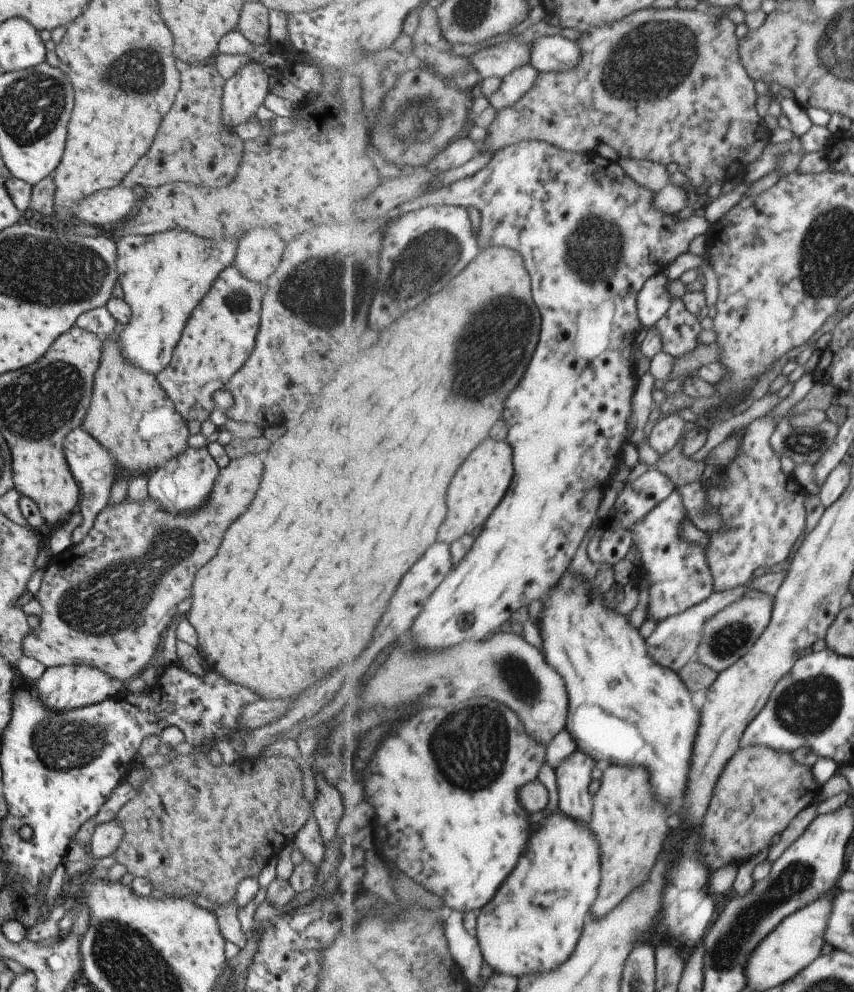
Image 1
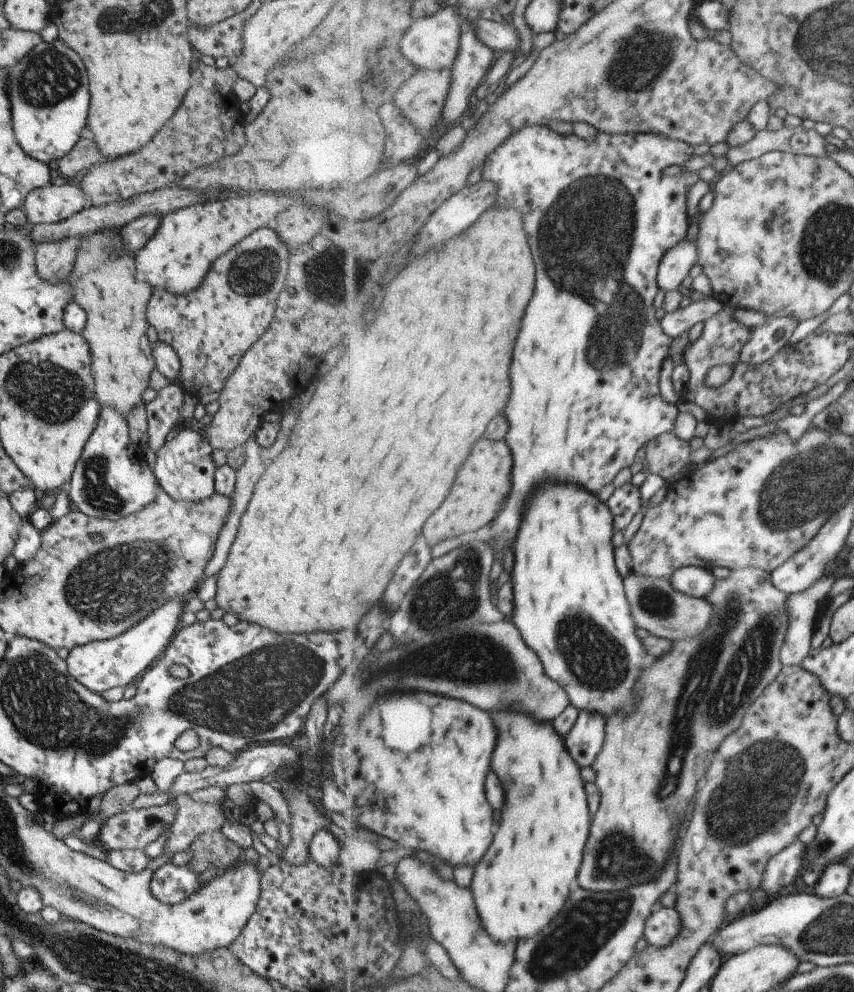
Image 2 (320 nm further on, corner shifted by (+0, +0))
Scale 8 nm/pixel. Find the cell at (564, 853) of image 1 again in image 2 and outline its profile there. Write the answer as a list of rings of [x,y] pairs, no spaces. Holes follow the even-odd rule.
[[[519,710],[493,712],[493,716],[497,716],[497,728],[501,728],[501,744],[497,752],[493,752],[493,770],[505,786],[507,804],[501,814],[497,840],[493,840],[489,856],[475,868],[473,894],[489,934],[501,942],[509,942],[513,938],[523,940],[535,936],[563,910],[571,894],[571,882],[577,878],[583,864],[591,822],[581,768],[571,758],[565,740],[557,734],[553,724],[541,722]]]

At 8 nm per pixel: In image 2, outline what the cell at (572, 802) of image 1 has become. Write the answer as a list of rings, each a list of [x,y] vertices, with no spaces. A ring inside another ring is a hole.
[[[589,710],[580,712],[579,719],[565,742],[571,756],[577,758],[581,766],[591,766],[599,756],[606,740],[607,723],[608,720],[601,714],[593,714]]]

